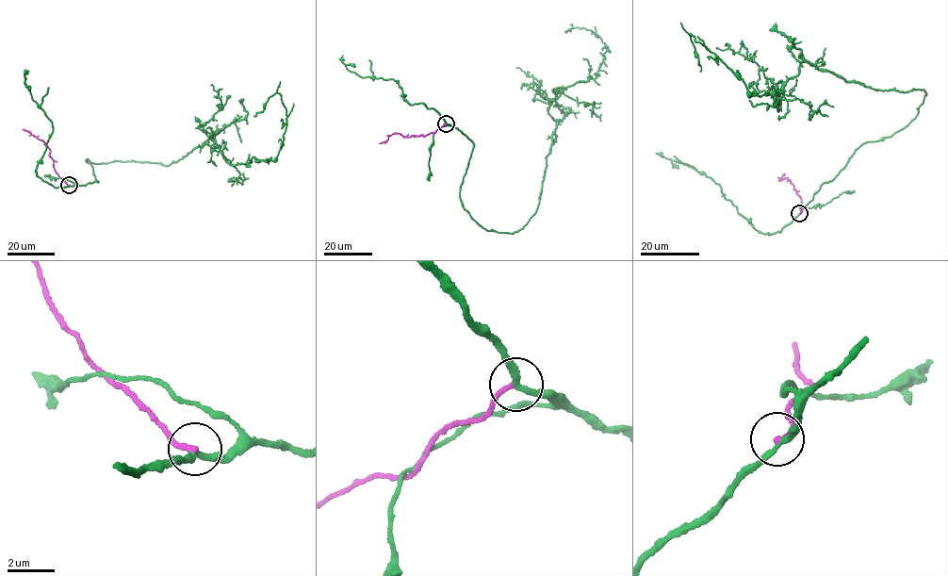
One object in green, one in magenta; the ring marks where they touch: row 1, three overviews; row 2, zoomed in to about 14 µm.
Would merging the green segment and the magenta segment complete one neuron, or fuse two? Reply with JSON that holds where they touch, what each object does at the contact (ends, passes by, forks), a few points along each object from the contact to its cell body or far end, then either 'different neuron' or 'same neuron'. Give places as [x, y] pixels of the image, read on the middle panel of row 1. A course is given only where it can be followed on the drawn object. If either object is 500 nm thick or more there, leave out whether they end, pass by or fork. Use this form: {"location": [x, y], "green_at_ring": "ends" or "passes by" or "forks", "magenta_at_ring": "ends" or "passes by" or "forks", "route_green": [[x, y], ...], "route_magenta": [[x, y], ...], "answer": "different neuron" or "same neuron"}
{"location": [446, 123], "green_at_ring": "passes by", "magenta_at_ring": "ends", "route_green": [[446, 123], [473, 143], [464, 207], [517, 232], [539, 204], [549, 105], [608, 50], [564, 31]], "route_magenta": [[446, 123], [425, 136], [406, 137], [394, 133], [379, 143]], "answer": "different neuron"}

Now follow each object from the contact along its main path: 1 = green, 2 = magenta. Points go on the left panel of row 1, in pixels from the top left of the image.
1: (69, 185), (98, 181), (87, 158), (169, 165), (220, 129), (228, 162), (273, 160), (279, 93), (253, 116)
2: (69, 185), (55, 170), (50, 150), (43, 140), (23, 129)

